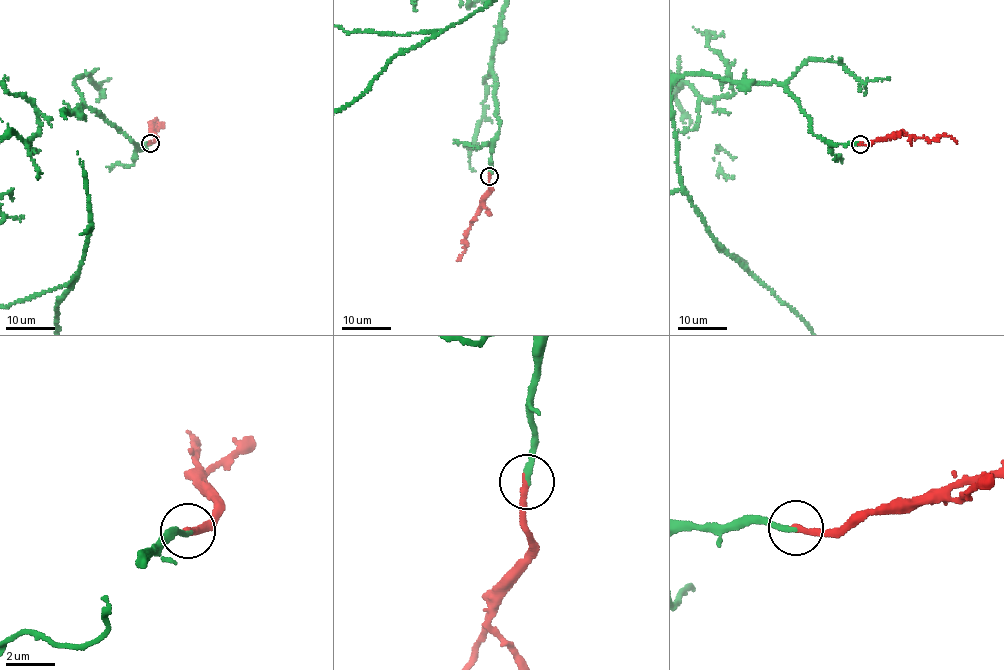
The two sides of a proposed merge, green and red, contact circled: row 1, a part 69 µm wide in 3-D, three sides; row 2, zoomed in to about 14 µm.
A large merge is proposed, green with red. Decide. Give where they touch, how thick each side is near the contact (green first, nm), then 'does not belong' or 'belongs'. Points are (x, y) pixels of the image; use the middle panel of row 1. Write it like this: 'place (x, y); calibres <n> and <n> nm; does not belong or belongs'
place (489, 176); calibres 240 and 280 nm; belongs

